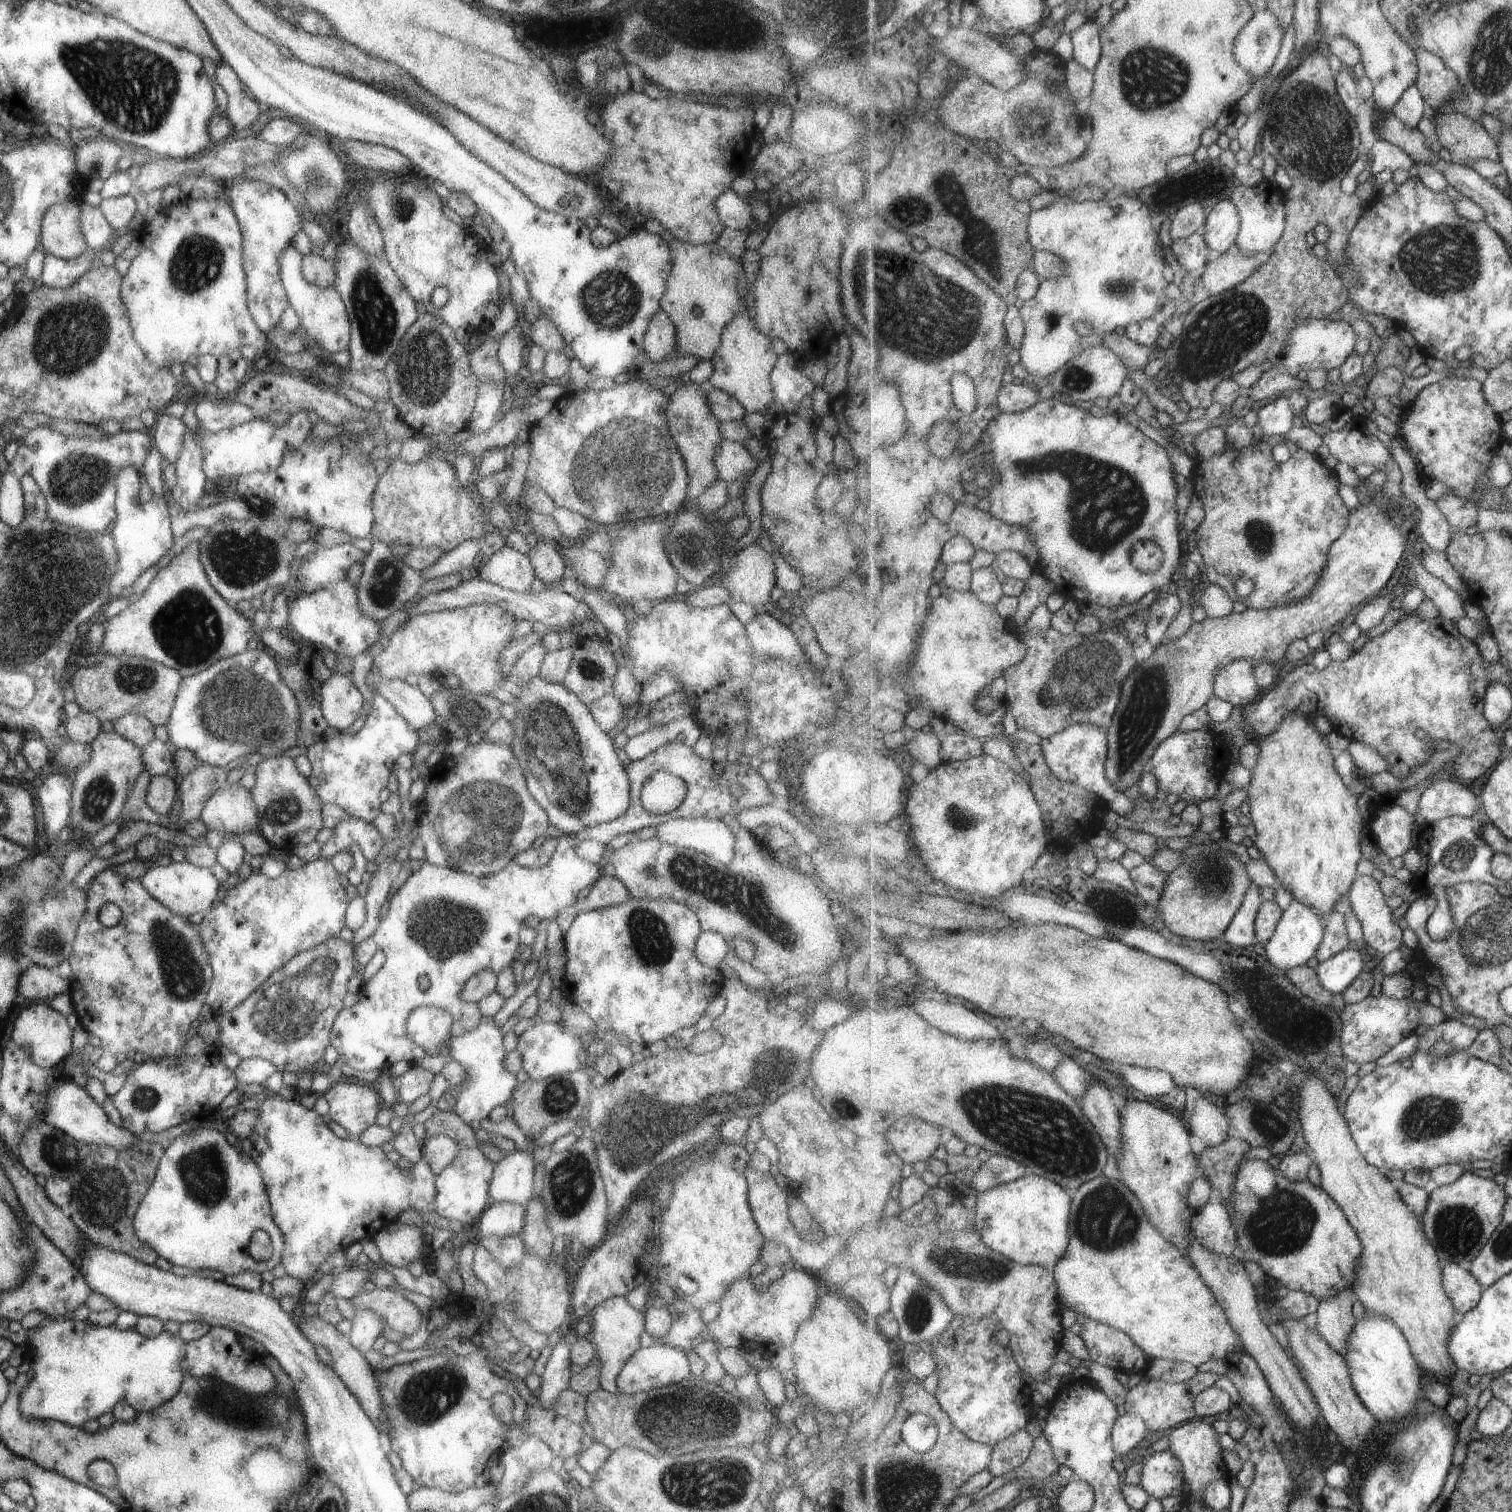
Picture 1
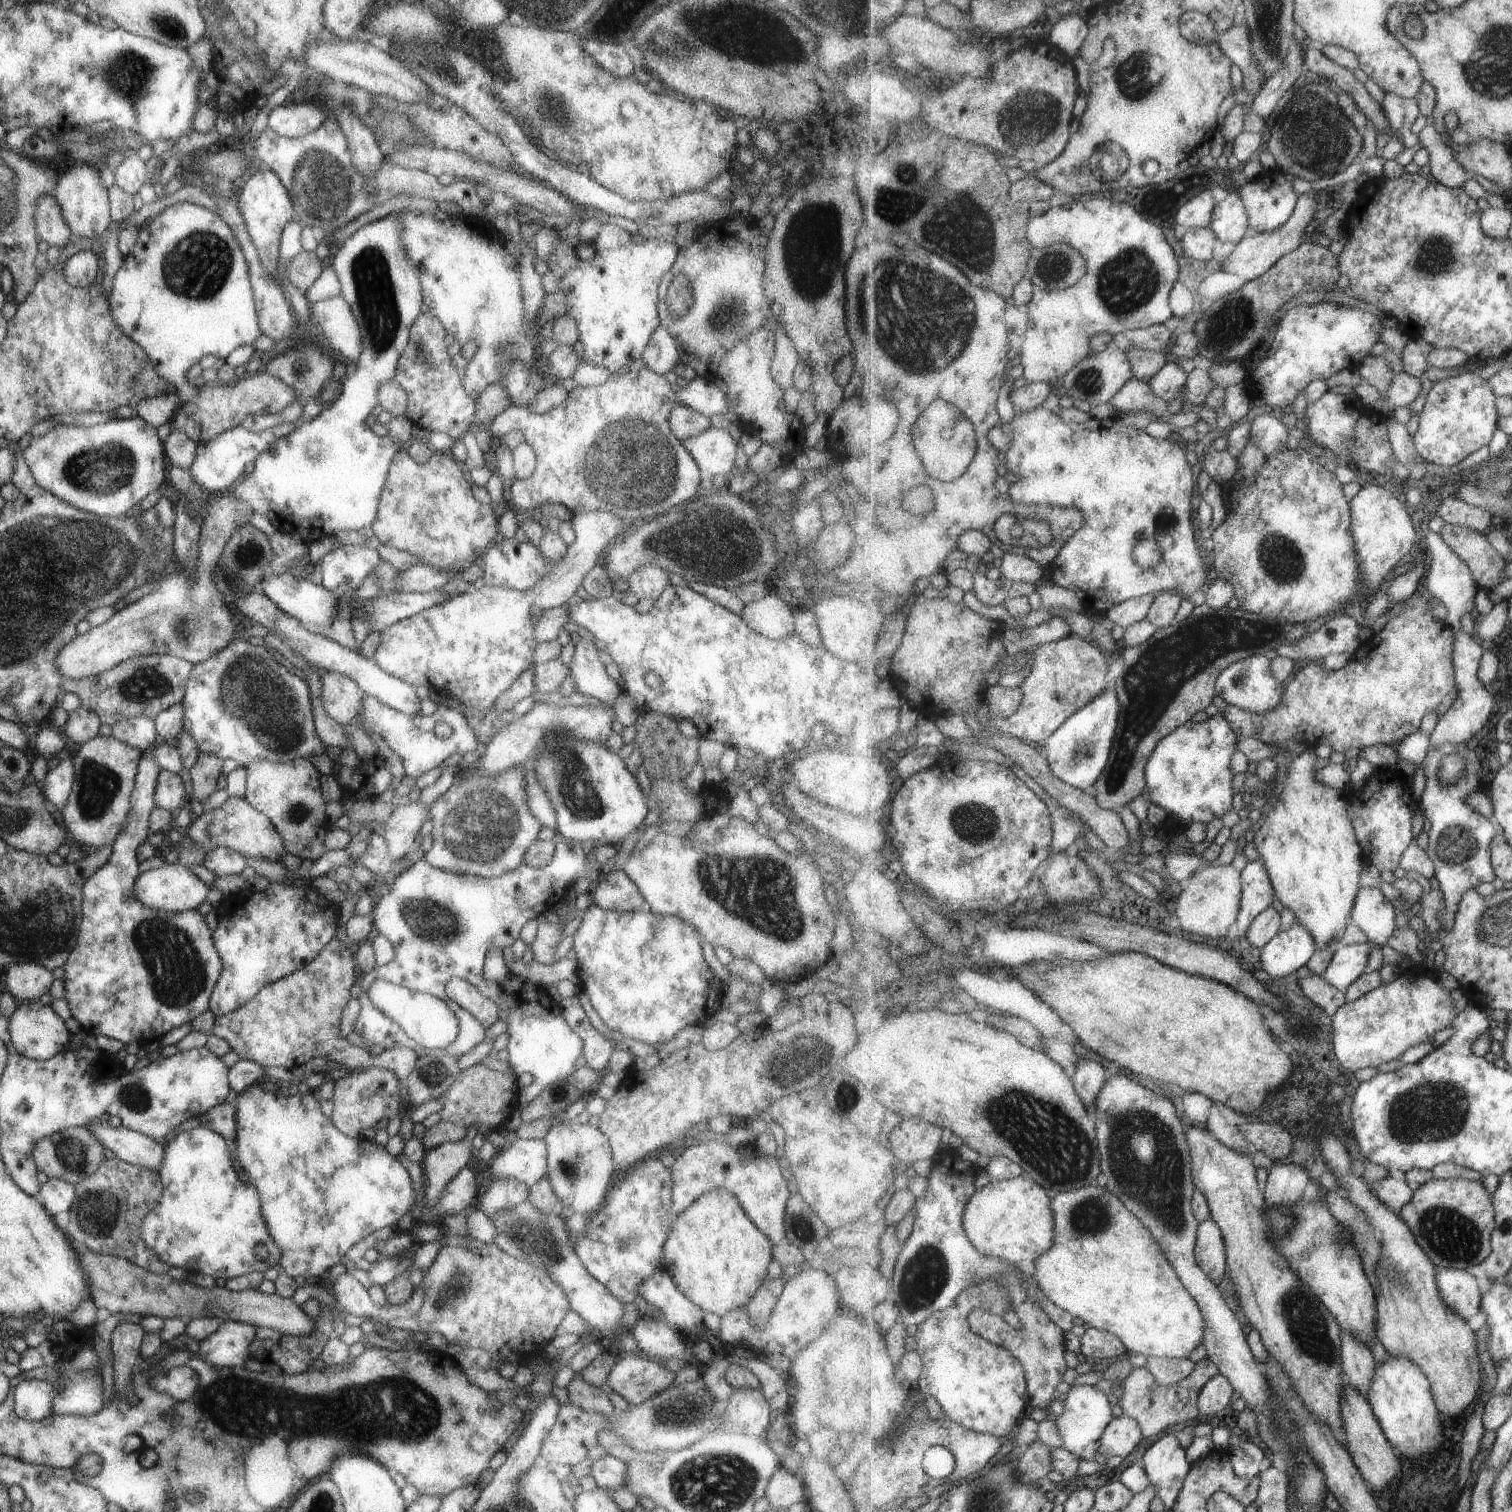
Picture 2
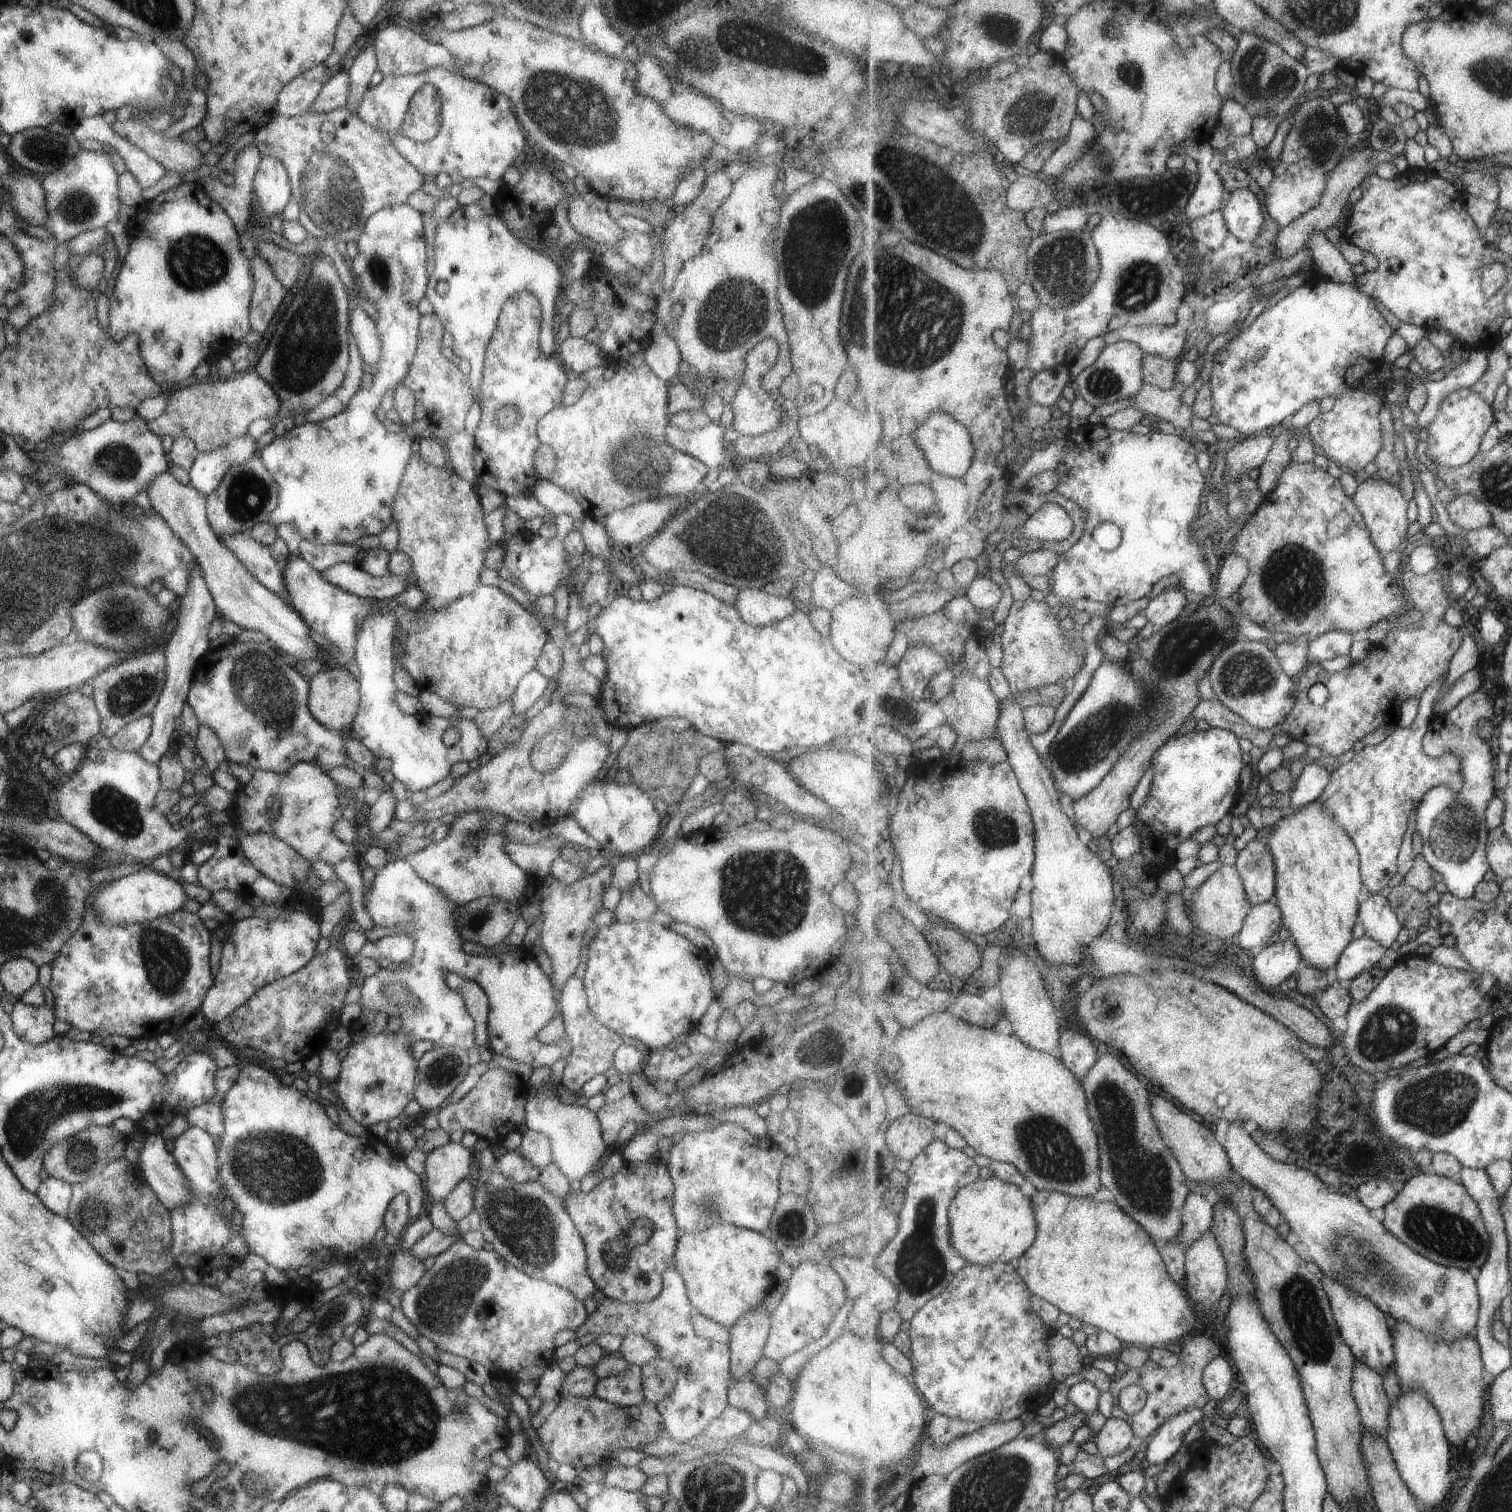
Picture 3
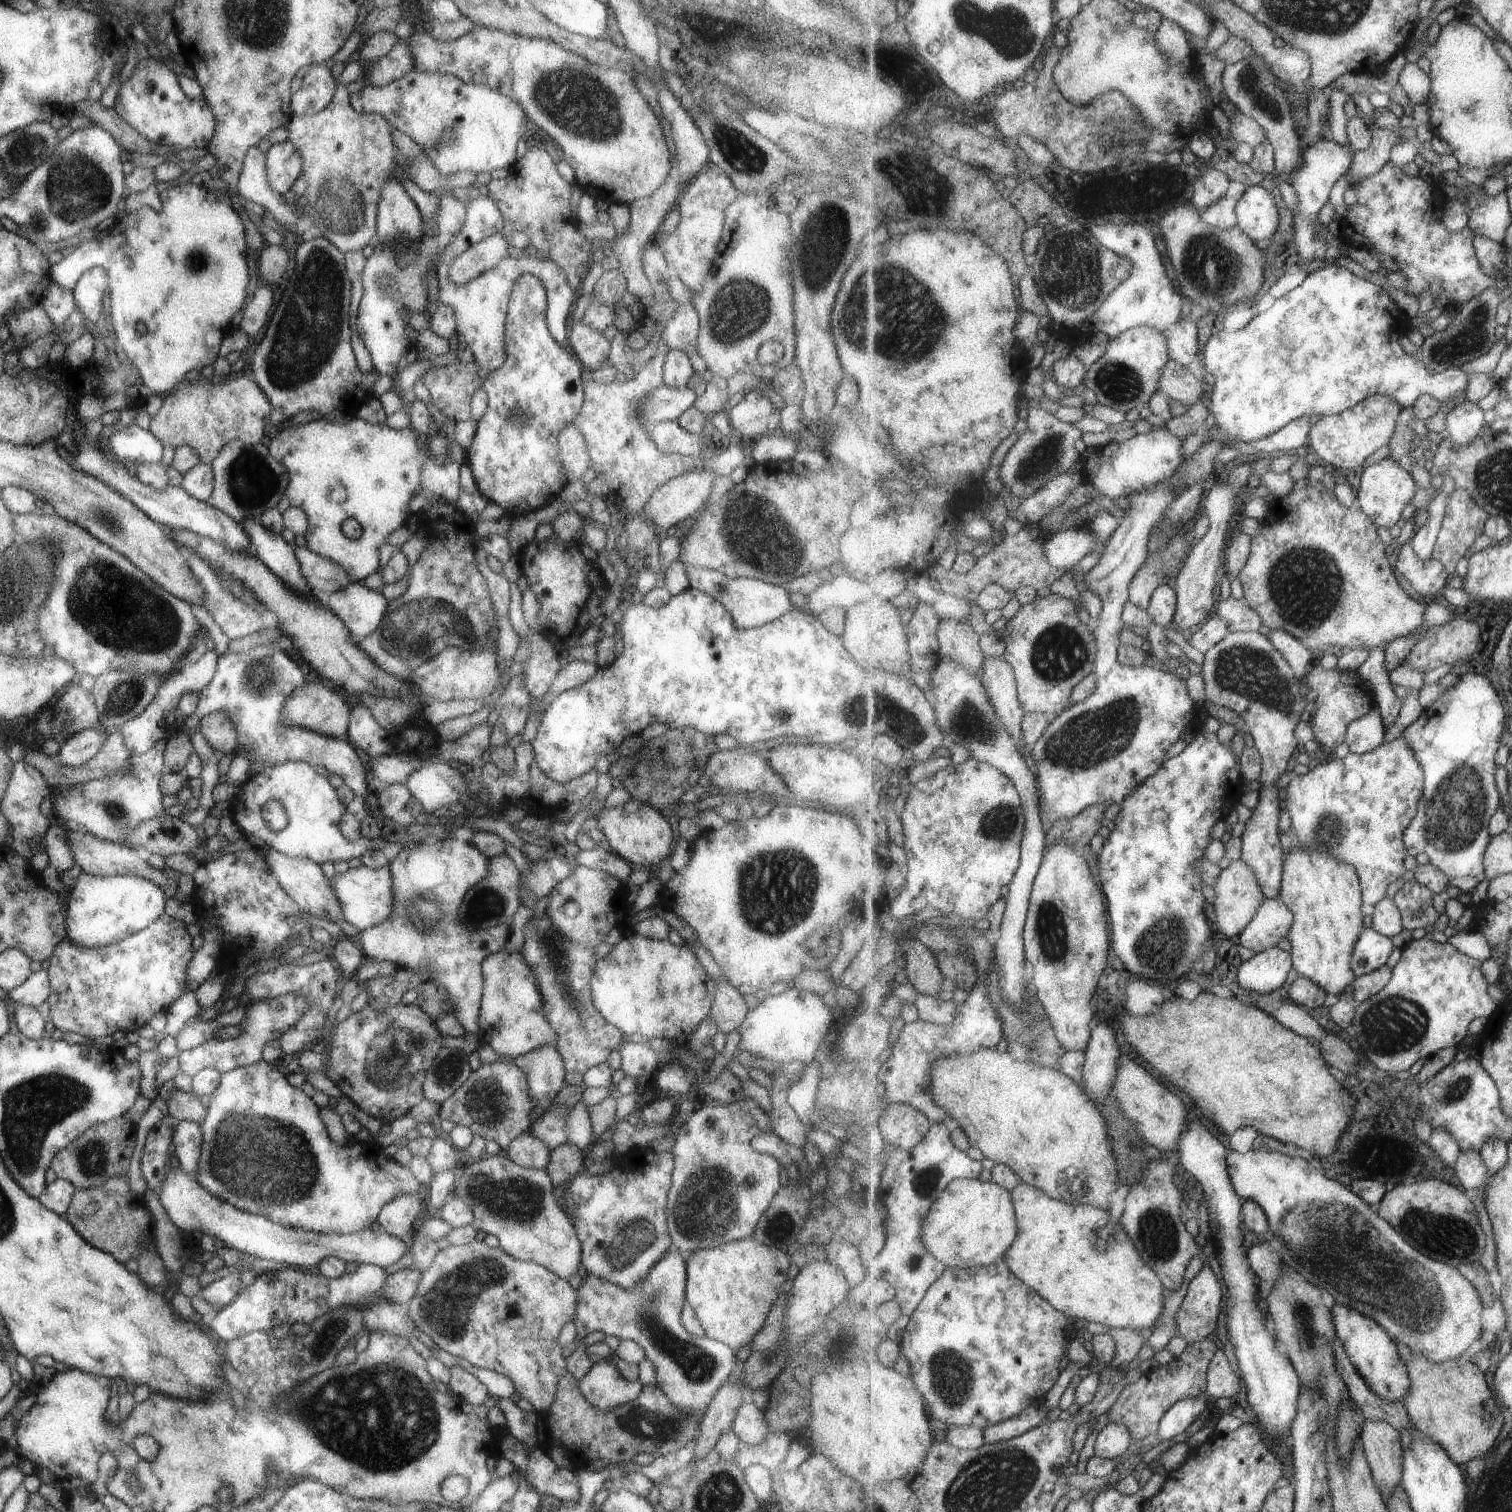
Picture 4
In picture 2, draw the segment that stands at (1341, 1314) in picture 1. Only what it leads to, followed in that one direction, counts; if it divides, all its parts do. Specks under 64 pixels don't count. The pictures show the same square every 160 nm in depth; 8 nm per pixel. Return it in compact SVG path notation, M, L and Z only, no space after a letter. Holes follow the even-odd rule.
M1341 1328L1341 1354L1347 1383L1367 1397L1377 1370L1377 1362L1373 1358L1371 1348Z

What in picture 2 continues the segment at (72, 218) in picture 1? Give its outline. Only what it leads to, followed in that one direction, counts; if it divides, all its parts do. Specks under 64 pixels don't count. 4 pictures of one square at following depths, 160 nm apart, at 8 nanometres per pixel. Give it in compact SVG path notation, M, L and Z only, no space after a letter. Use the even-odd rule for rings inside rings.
M41 194L33 207L35 235L38 241L46 242L49 247L63 247L74 239L52 195Z

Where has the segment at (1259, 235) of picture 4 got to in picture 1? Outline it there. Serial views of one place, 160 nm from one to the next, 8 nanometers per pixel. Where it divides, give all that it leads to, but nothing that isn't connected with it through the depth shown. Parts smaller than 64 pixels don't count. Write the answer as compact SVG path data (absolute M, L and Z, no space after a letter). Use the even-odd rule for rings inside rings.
M1229 199L1219 201L1208 213L1202 233L1214 255L1226 253L1237 246L1242 218L1238 206Z

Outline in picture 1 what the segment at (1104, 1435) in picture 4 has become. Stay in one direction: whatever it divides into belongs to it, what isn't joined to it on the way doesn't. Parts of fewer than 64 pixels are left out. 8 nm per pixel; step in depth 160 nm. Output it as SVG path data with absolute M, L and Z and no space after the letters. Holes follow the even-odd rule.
M1125 1412L1118 1417L1114 1429L1112 1430L1112 1439L1116 1454L1121 1457L1131 1455L1131 1450L1147 1436L1150 1432L1146 1422L1134 1414Z

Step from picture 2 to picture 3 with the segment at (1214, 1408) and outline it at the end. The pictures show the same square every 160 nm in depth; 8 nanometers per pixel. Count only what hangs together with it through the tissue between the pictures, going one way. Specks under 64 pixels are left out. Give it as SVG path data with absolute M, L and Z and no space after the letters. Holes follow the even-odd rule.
M1223 1356L1212 1360L1204 1374L1204 1382L1210 1398L1217 1402L1225 1401L1233 1390L1233 1378L1235 1372Z

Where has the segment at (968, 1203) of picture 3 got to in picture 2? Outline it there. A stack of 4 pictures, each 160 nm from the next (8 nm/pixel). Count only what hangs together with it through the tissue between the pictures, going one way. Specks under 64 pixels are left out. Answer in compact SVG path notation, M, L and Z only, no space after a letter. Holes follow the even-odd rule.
M1016 1177L1003 1181L990 1181L967 1202L963 1228L971 1238L973 1246L978 1252L989 1257L996 1257L1008 1261L1015 1267L1021 1262L1037 1262L1045 1252L1049 1252L1055 1244L1055 1212L1053 1212L1053 1198L1047 1196L1047 1188L1035 1183L1030 1177Z

